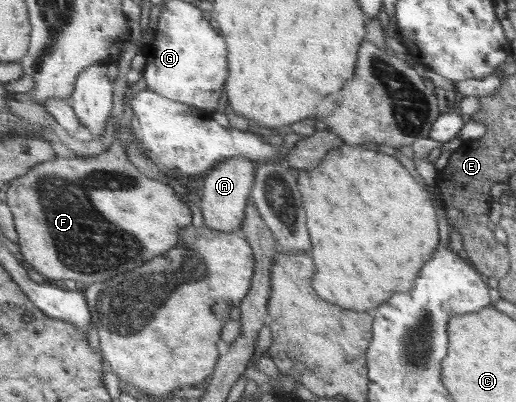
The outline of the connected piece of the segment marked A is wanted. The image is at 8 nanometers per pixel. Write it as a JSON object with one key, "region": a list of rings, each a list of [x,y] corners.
{"region":[[[245,156],[227,157],[201,178],[203,197],[199,209],[203,214],[205,227],[215,232],[226,233],[241,229],[245,220],[248,197],[252,186],[255,184],[255,175],[252,160]]]}

